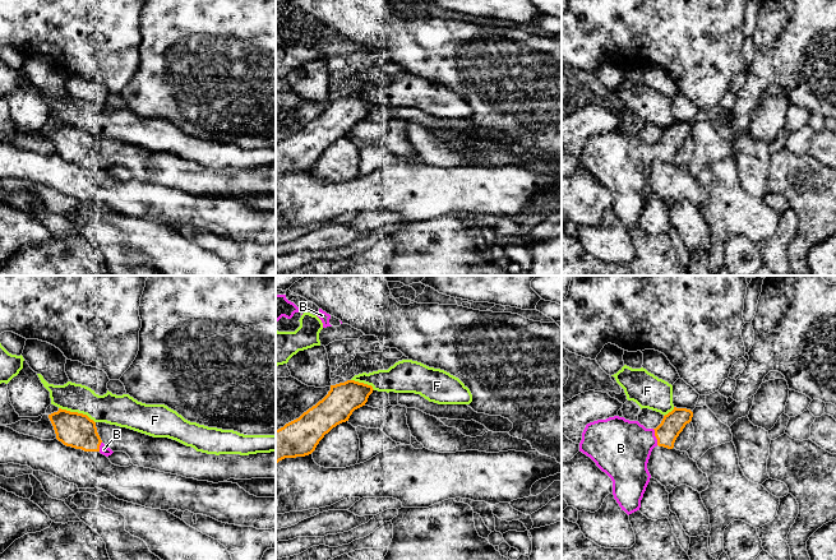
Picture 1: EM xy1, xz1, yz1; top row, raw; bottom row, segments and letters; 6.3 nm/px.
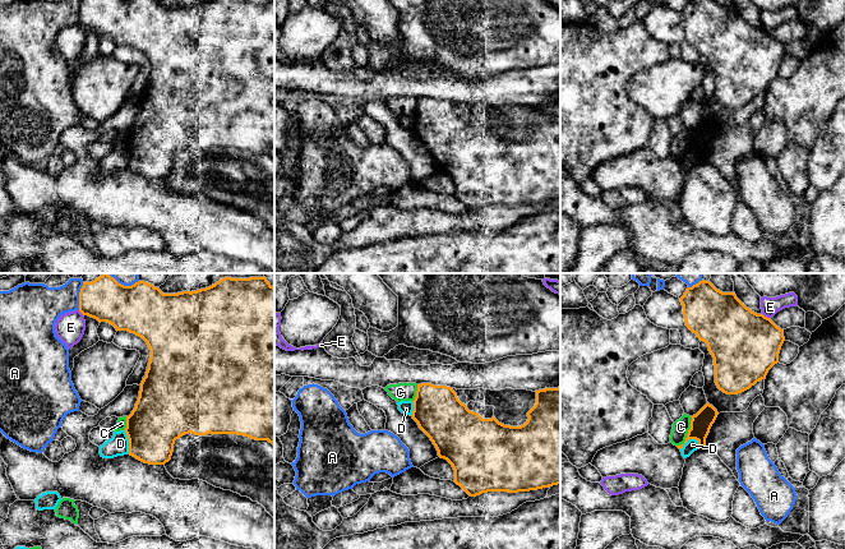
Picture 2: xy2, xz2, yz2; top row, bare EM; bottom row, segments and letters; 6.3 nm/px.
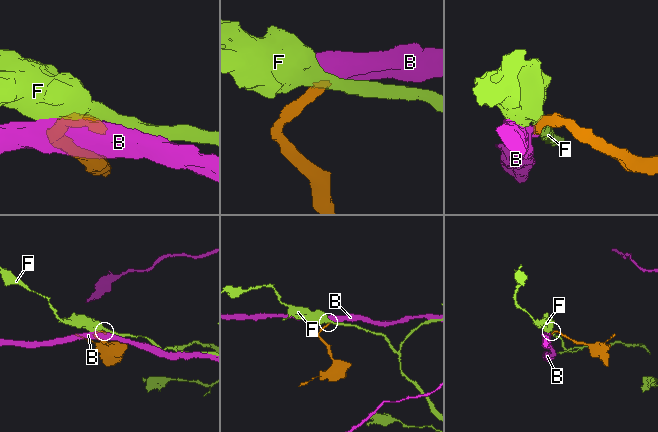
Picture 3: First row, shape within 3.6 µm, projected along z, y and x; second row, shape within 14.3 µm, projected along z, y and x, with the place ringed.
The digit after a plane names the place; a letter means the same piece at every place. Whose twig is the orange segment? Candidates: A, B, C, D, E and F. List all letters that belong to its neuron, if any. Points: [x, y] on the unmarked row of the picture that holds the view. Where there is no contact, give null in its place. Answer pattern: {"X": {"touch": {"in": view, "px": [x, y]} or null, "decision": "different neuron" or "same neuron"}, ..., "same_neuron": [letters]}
{"A": {"touch": {"in": "xy2", "px": [79, 12]}, "decision": "different neuron"}, "B": {"touch": {"in": "yz1", "px": [656, 151]}, "decision": "same neuron"}, "C": {"touch": {"in": "yz2", "px": [688, 147]}, "decision": "different neuron"}, "D": {"touch": {"in": "yz2", "px": [688, 153]}, "decision": "different neuron"}, "E": {"touch": {"in": "yz2", "px": [766, 31]}, "decision": "different neuron"}, "F": {"touch": {"in": "xy1", "px": [77, 126]}, "decision": "different neuron"}, "same_neuron": ["B"]}

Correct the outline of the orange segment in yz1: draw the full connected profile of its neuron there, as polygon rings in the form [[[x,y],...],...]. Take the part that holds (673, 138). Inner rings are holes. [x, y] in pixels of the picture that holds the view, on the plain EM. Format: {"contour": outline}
{"contour": [[[676,122],[664,130],[656,143],[614,130],[586,139],[579,166],[590,171],[613,195],[613,209],[628,230],[639,225],[650,196],[647,177],[655,161],[674,162],[674,157],[693,126]]]}

